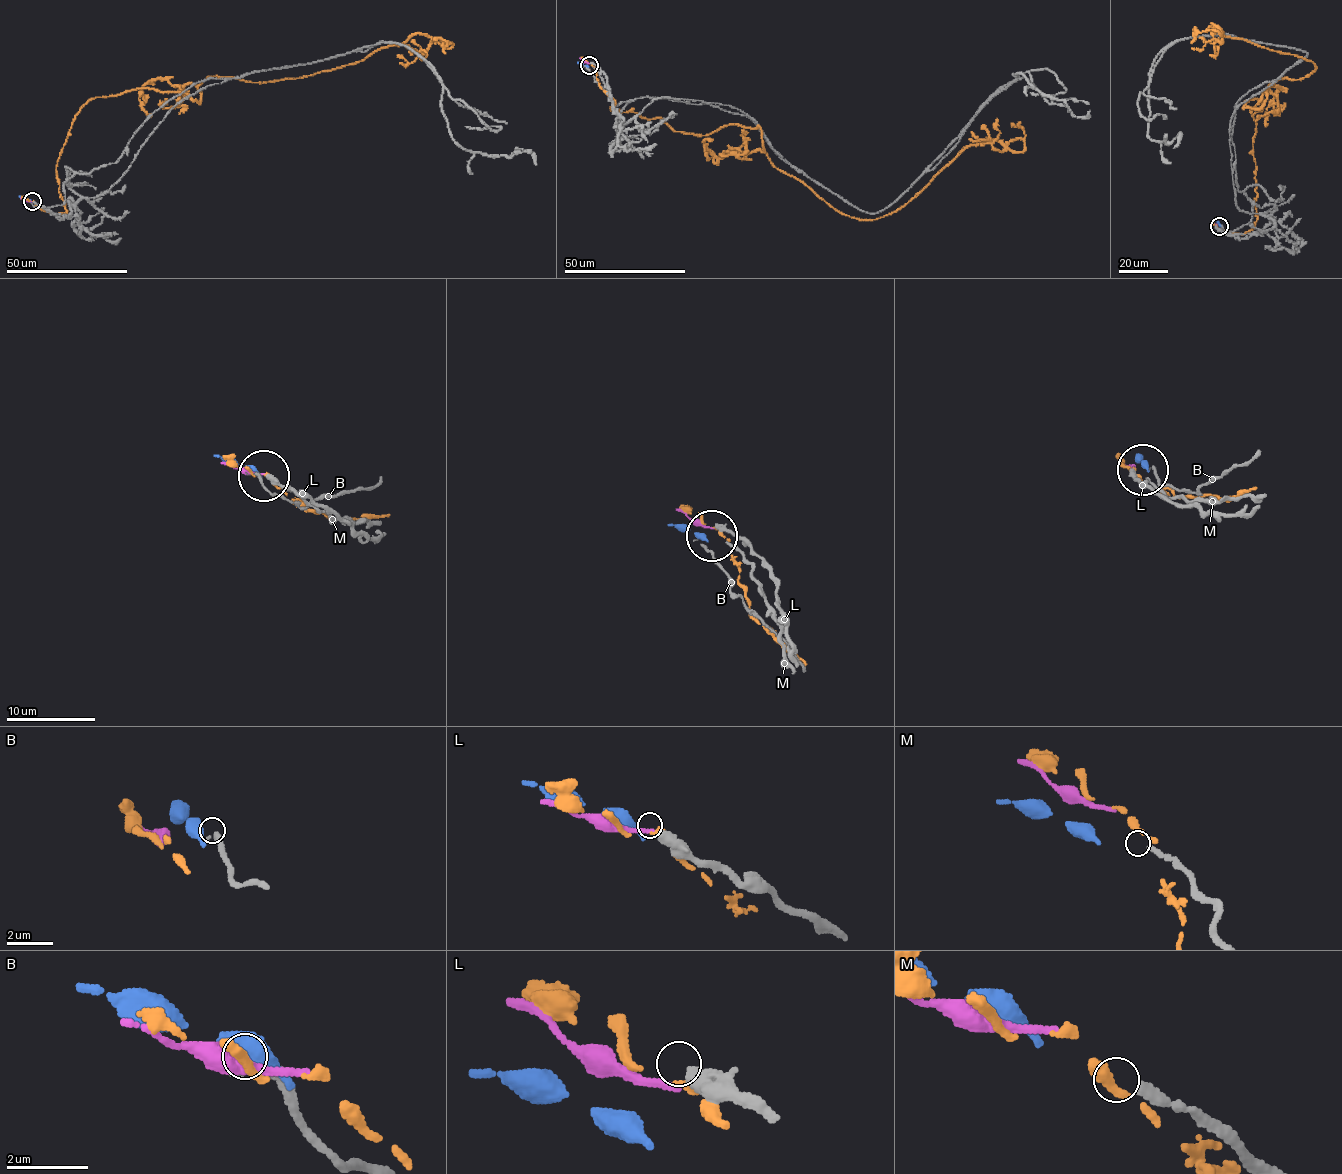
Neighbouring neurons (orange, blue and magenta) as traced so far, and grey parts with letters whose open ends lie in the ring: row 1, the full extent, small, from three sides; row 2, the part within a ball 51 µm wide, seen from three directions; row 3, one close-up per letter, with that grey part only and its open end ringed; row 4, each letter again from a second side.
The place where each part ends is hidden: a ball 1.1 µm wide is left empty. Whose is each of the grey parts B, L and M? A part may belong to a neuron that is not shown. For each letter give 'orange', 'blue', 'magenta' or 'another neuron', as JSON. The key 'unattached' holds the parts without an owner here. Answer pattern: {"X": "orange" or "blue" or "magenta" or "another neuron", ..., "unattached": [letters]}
{"B": "another neuron", "L": "another neuron", "M": "another neuron", "unattached": ["B", "L", "M"]}

